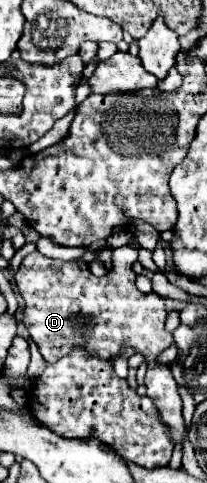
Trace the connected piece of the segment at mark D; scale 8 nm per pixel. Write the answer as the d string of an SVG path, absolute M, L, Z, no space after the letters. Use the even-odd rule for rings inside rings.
M126 245L117 248L113 252L110 273L104 277L94 277L88 271L88 265L82 261L58 261L44 257L40 251L26 255L16 273L18 293L24 299L22 323L48 363L56 363L80 343L84 343L84 347L92 347L92 351L96 351L96 355L102 359L114 359L126 347L142 353L148 365L148 397L154 401L160 423L170 429L170 439L176 445L182 443L186 433L182 399L168 367L156 363L156 357L172 345L172 333L164 329L164 299L154 293L144 295L136 291L132 265L137 260L138 249L135 247Z

